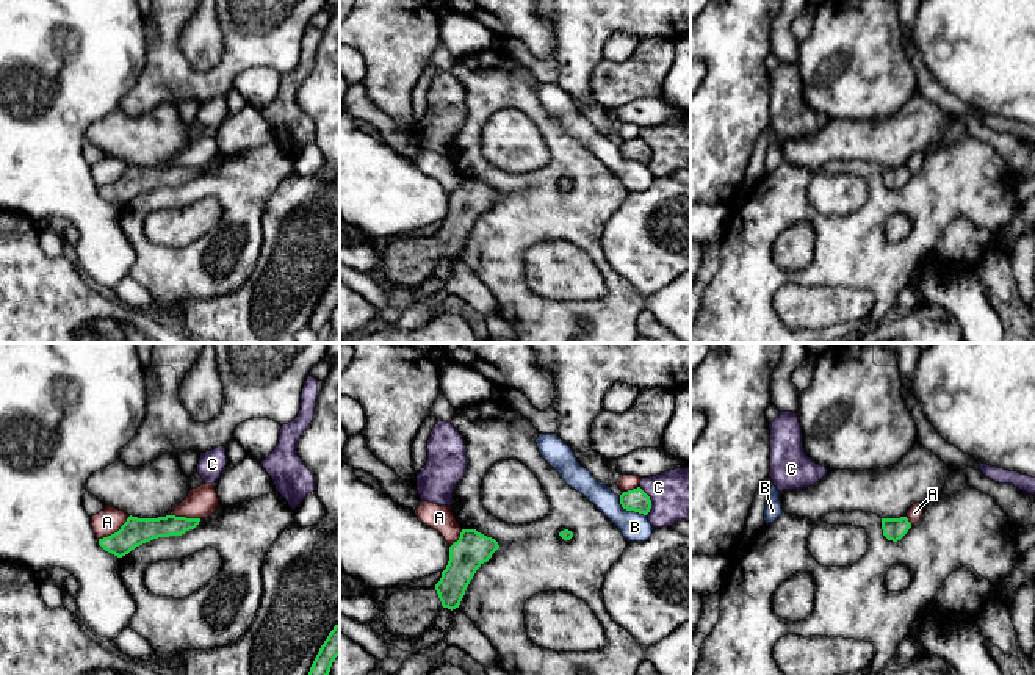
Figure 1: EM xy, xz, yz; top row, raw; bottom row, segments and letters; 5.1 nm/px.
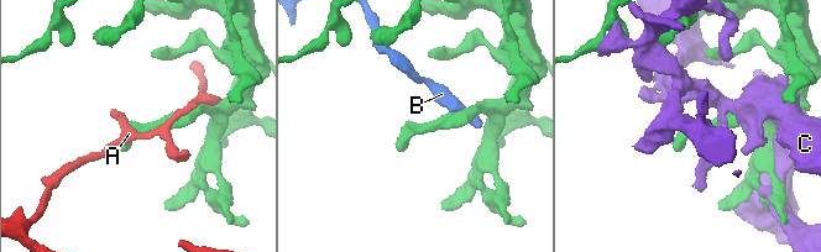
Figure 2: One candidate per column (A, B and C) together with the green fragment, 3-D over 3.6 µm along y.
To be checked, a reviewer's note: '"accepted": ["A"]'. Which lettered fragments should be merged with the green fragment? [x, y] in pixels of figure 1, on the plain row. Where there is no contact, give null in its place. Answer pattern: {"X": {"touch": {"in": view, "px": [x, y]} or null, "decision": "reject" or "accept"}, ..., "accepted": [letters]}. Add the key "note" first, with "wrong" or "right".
{"note": "right", "A": {"touch": {"in": "xy", "px": [115, 182]}, "decision": "accept"}, "B": {"touch": {"in": "xz", "px": [630, 158]}, "decision": "reject"}, "C": {"touch": {"in": "xz", "px": [650, 149]}, "decision": "reject"}, "accepted": ["A"]}

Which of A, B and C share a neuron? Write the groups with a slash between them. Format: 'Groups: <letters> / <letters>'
Groups: A / B / C

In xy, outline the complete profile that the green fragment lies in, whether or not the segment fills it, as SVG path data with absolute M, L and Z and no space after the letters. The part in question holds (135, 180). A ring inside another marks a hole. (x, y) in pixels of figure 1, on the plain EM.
M213 133L191 138L188 146L166 166L138 168L106 155L91 166L91 175L99 194L122 207L136 196L158 186L182 185L194 179L202 168L210 166L219 155Z

